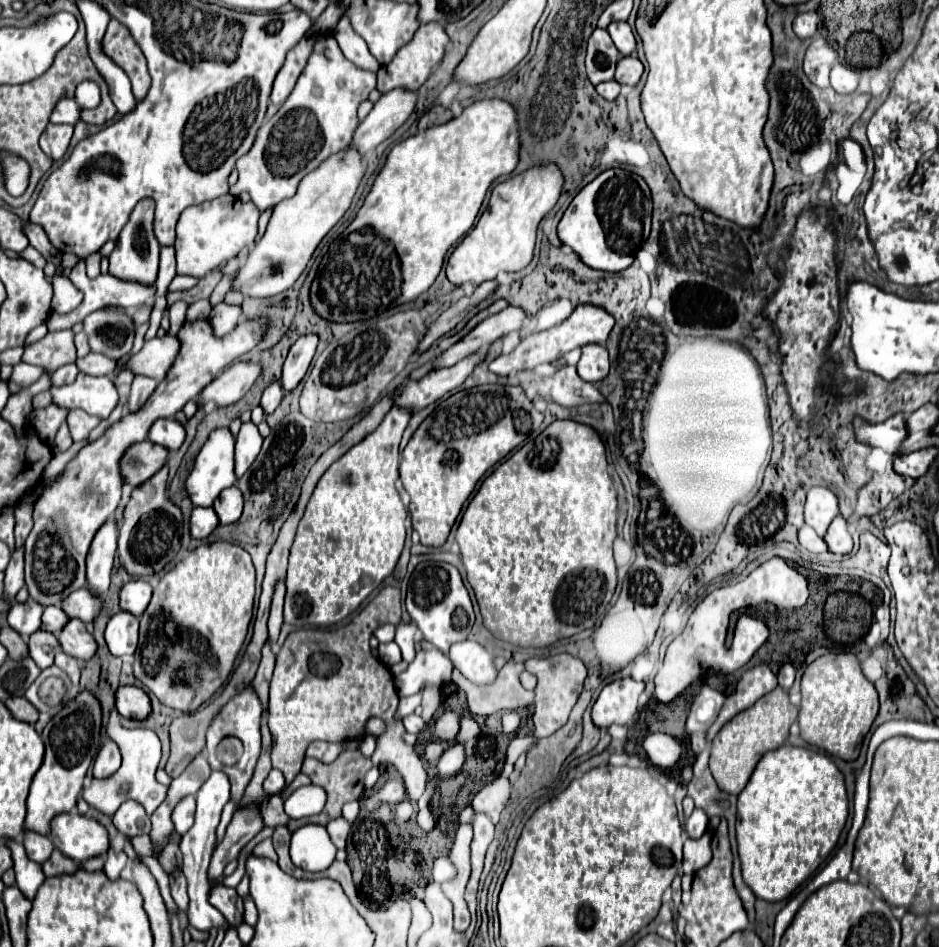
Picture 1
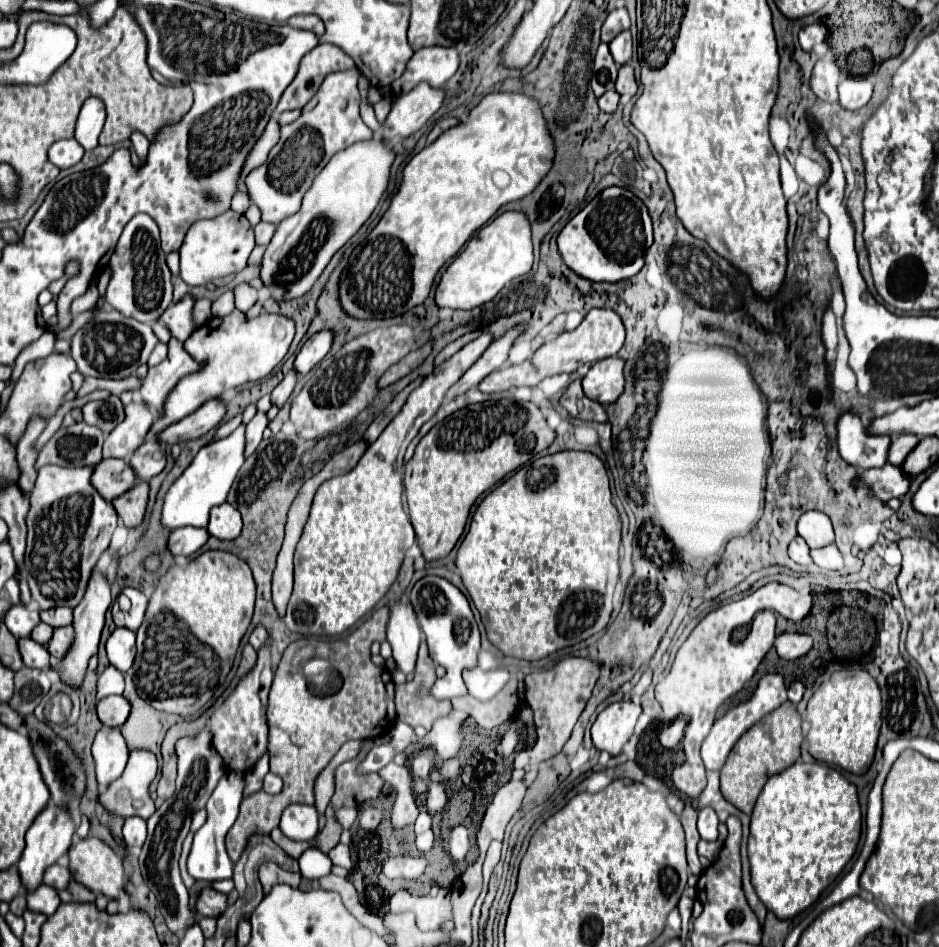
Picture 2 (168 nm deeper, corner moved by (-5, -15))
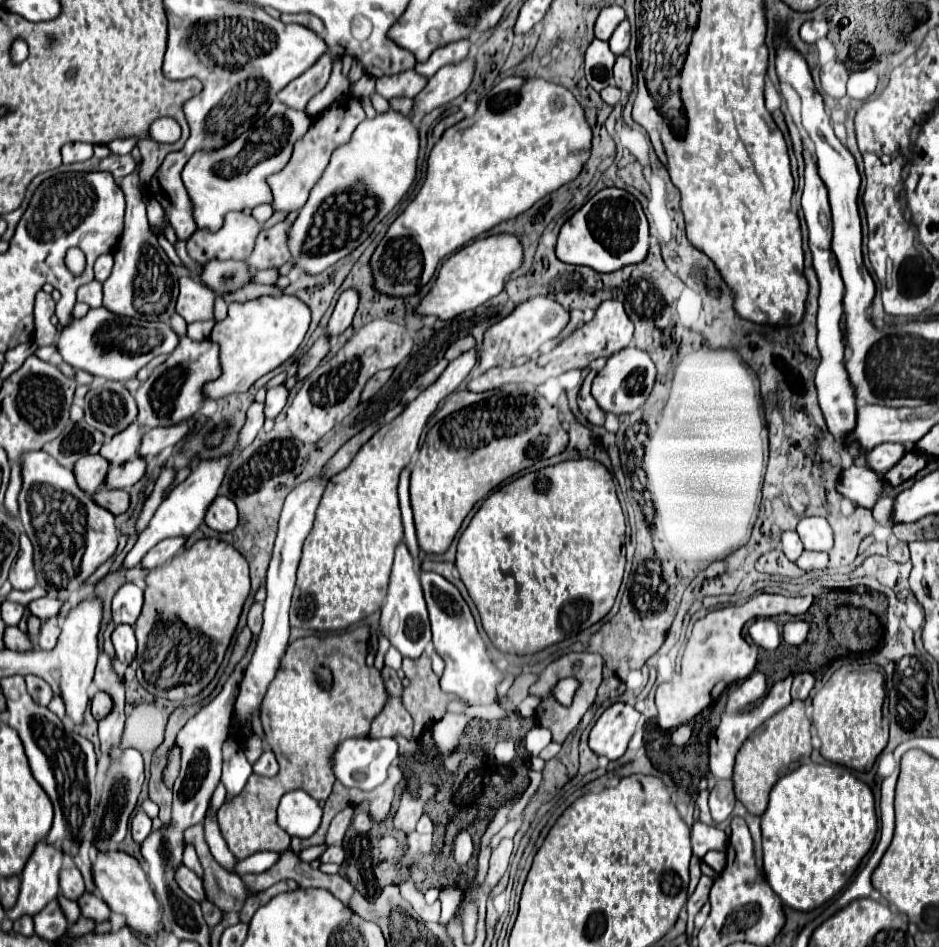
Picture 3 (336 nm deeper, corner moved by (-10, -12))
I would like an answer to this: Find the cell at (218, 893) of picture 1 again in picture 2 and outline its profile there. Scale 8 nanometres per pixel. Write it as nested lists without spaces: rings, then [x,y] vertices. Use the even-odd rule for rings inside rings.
[[[205,888],[197,900],[197,914],[219,918],[227,910],[227,906],[229,906],[227,896],[223,892],[217,892],[213,888]]]

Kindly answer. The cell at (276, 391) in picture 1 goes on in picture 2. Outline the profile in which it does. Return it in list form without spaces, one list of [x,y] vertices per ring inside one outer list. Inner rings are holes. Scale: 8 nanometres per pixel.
[[[291,370],[291,372],[281,380],[281,384],[271,392],[271,404],[275,404],[275,406],[279,406],[279,408],[281,408],[281,406],[289,400],[289,396],[291,396],[291,392],[293,392],[295,382],[297,382],[297,372],[295,372],[295,370]]]

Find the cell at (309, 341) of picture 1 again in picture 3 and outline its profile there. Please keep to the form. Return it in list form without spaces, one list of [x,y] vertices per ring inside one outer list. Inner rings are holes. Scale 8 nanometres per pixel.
[[[346,289],[340,295],[340,299],[338,299],[338,303],[334,307],[334,313],[330,317],[328,331],[326,331],[330,337],[338,337],[346,327],[350,327],[350,323],[354,319],[354,313],[358,309],[358,299],[360,297],[358,297],[356,289]]]

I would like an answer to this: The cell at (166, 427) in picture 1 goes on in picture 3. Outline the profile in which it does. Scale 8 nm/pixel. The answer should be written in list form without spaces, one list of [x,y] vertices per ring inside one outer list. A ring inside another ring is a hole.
[[[134,457],[122,465],[110,467],[110,473],[106,475],[104,487],[108,489],[128,489],[134,483],[138,483],[144,477],[146,461],[142,457]]]

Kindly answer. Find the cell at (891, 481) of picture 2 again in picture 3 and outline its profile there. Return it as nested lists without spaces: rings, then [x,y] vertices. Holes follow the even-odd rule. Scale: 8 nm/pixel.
[[[852,465],[848,469],[842,469],[840,479],[836,483],[836,491],[850,499],[858,507],[872,509],[876,499],[884,493],[886,483],[882,475],[874,473],[872,469],[864,465]]]

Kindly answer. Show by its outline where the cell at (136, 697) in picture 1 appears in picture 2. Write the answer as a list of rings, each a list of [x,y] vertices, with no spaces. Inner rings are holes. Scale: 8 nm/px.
[[[107,696],[97,704],[99,720],[111,728],[121,728],[125,716],[129,716],[129,700],[125,696]]]

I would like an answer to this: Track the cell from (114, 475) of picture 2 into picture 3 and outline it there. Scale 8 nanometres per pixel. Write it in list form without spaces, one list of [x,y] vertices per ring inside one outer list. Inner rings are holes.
[[[86,455],[80,457],[74,465],[74,477],[78,481],[78,487],[86,493],[96,493],[98,487],[102,487],[108,473],[108,461],[100,455]]]

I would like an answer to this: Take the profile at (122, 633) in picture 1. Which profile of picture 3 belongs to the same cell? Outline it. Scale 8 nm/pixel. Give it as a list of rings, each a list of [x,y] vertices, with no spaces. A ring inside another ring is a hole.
[[[116,625],[112,633],[112,643],[116,649],[116,659],[122,665],[130,665],[136,657],[136,637],[130,625]]]

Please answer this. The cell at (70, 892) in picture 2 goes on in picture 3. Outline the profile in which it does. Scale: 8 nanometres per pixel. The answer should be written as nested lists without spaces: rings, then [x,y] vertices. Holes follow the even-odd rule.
[[[86,893],[84,897],[78,899],[78,905],[80,905],[80,909],[82,909],[82,915],[84,915],[86,919],[92,919],[94,923],[102,923],[102,921],[108,921],[108,919],[110,919],[110,909],[108,909],[108,905],[106,905],[100,897],[96,897],[96,895]]]

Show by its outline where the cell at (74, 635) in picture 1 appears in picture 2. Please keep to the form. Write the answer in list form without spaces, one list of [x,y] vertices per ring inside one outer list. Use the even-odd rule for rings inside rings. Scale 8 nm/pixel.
[[[63,626],[63,628],[55,628],[53,638],[47,646],[49,654],[57,660],[65,658],[65,650],[69,650],[69,644],[73,642],[73,628],[71,626]]]

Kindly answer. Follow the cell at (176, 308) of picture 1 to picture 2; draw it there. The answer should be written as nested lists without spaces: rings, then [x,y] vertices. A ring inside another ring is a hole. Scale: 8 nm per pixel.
[[[197,300],[193,306],[193,322],[195,326],[205,324],[211,318],[211,300]]]

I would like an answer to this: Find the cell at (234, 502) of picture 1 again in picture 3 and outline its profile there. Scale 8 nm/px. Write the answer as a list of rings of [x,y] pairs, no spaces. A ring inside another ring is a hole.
[[[218,495],[210,503],[204,521],[214,531],[232,531],[232,529],[236,529],[236,525],[238,525],[238,511],[236,511],[234,501]]]

